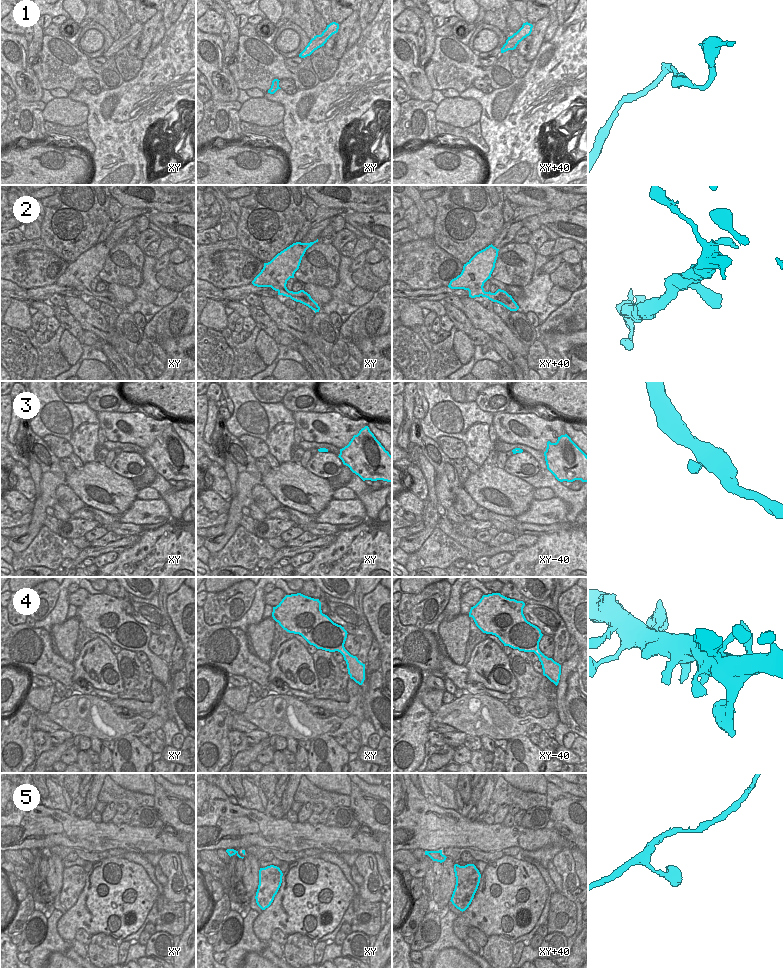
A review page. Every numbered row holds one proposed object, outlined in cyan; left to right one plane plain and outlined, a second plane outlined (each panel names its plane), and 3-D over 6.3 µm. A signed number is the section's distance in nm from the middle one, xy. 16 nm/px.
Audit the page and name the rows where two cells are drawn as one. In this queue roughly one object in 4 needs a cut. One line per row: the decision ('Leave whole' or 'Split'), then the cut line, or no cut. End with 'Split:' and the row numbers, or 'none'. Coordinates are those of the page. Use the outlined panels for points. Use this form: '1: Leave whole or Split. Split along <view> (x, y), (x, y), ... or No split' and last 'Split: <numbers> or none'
1: Leave whole. No split
2: Leave whole. No split
3: Leave whole. No split
4: Leave whole. No split
5: Leave whole. No split
Split: none.

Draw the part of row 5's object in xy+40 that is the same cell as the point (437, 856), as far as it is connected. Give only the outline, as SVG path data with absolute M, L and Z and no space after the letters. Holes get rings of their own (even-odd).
M442 850L439 851L425 851L425 855L428 855L433 861L444 862L446 860L446 856L442 854Z

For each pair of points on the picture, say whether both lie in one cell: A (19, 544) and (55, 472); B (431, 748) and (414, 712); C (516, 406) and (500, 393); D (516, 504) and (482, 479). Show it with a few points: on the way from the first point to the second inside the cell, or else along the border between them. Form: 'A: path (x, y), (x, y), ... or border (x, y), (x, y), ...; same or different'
A: path (34, 526), (48, 490); same
B: border (429, 731), (425, 743), (425, 757), (422, 762); different
C: border (515, 399), (503, 411); different
D: path (508, 496), (498, 488), (490, 486); same

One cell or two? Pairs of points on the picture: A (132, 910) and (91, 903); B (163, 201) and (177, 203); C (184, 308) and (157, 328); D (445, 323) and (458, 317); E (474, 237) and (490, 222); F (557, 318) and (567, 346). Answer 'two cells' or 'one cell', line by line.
A: one cell
B: one cell
C: one cell
D: two cells
E: one cell
F: two cells

